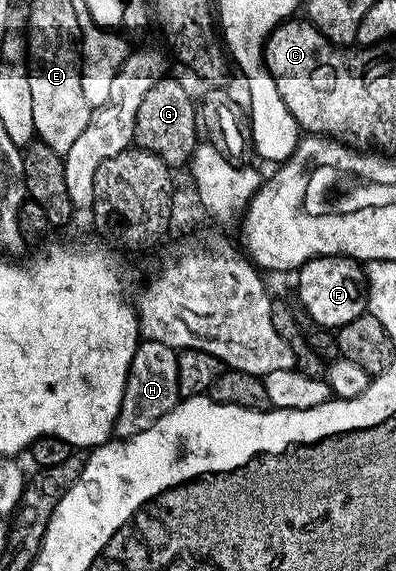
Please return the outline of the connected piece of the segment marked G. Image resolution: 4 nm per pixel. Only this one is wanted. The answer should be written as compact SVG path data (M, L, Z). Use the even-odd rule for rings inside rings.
M163 77L148 89L144 101L140 101L140 109L136 109L136 125L134 126L134 143L148 153L160 157L167 167L177 169L191 162L194 151L200 142L200 111L196 99L178 79Z

